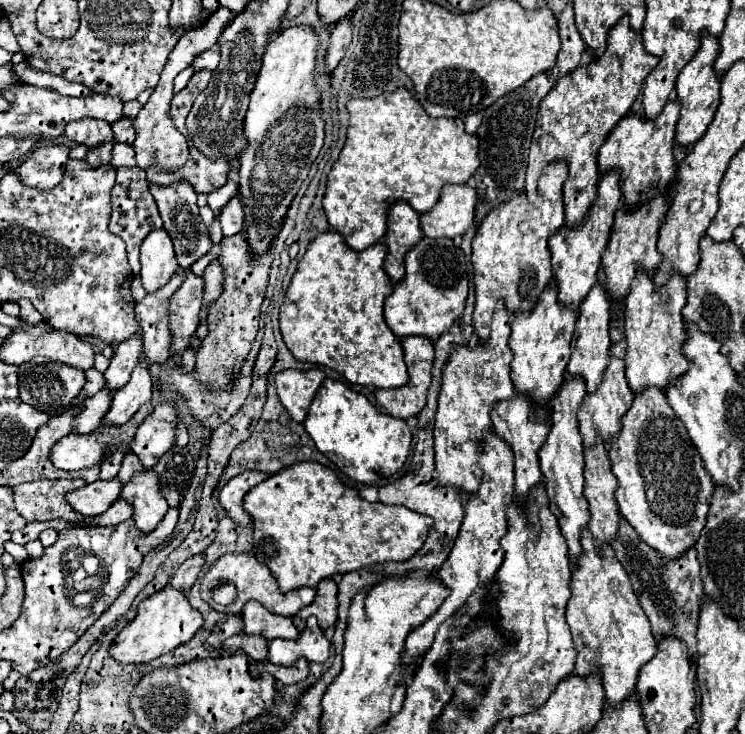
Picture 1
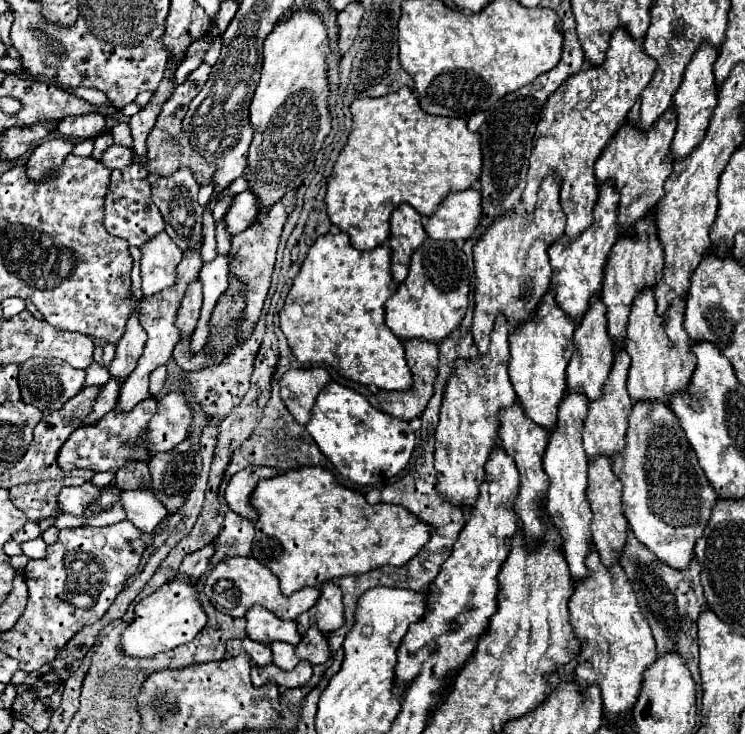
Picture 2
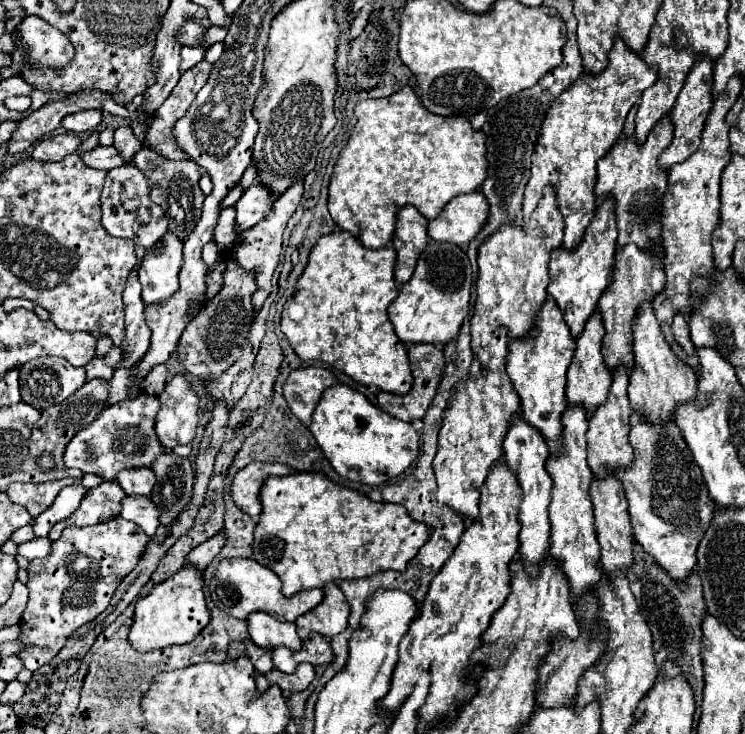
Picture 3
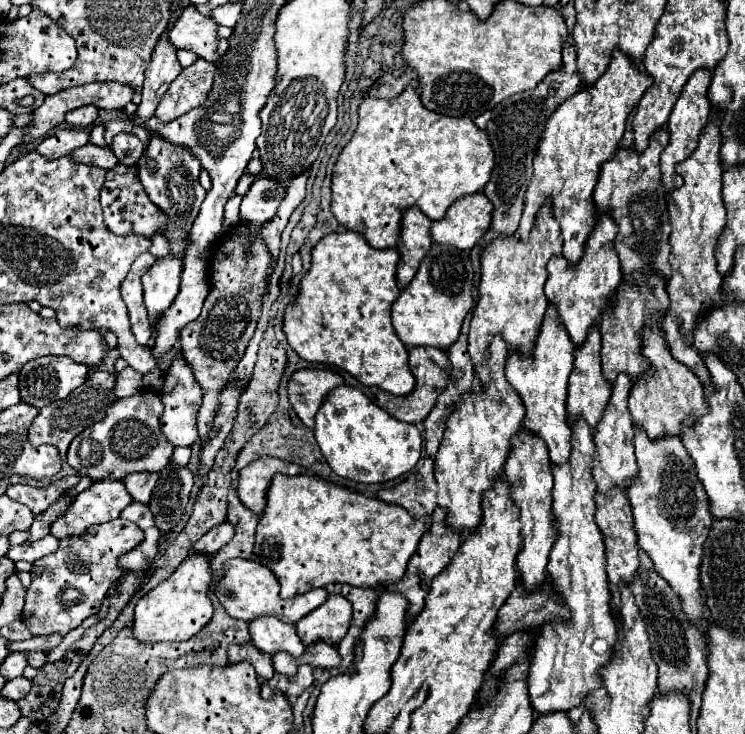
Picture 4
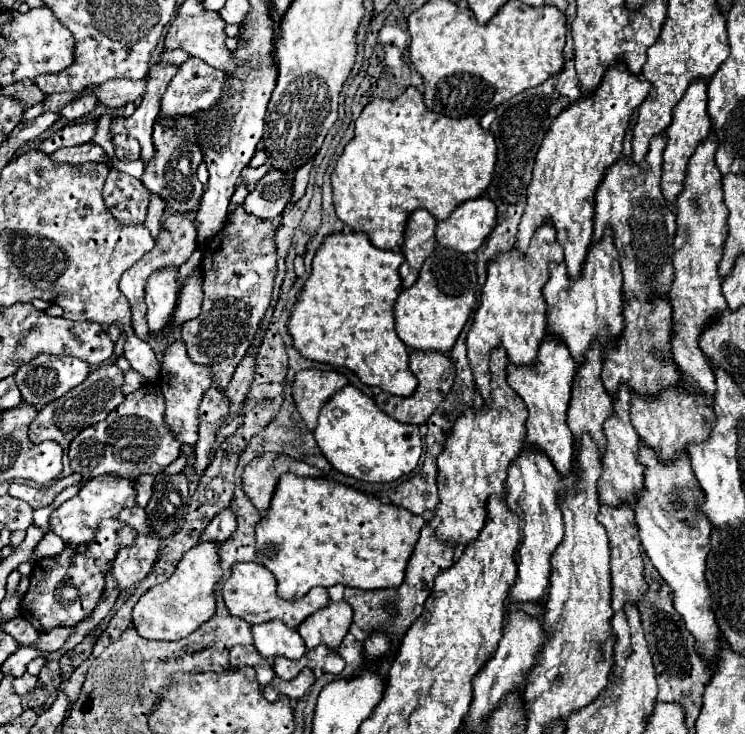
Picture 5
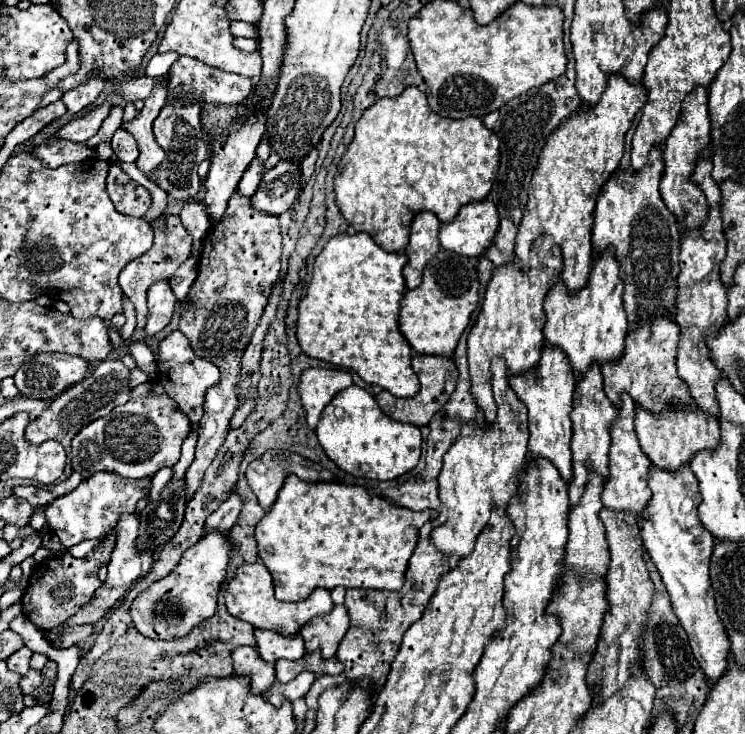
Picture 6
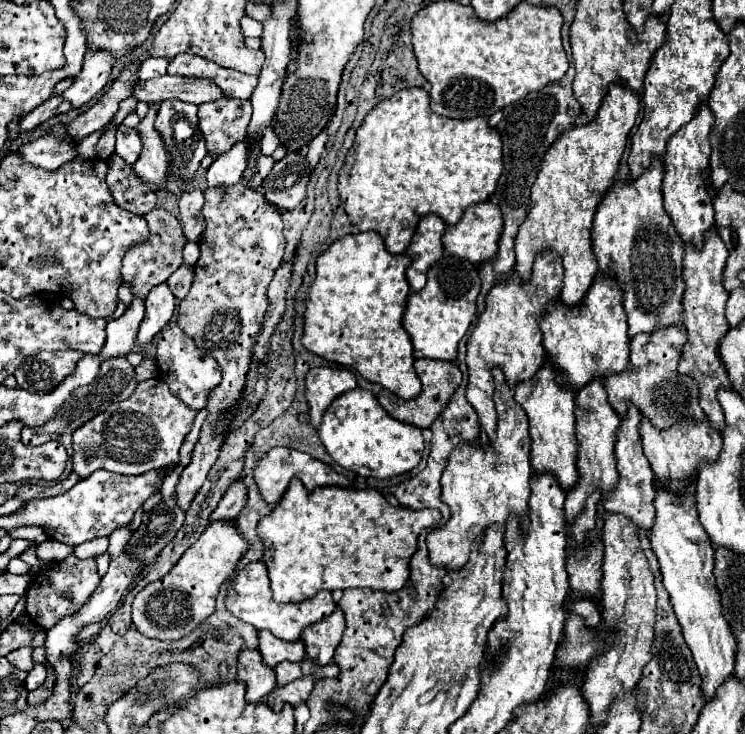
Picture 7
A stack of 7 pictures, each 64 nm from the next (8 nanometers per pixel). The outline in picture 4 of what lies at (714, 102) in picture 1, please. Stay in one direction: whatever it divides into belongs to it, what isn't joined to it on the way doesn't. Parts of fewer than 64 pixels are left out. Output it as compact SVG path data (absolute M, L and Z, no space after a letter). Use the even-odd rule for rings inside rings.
M700 70L696 72L696 76L692 76L692 80L688 80L688 84L684 86L684 92L680 94L680 100L676 104L676 108L672 110L672 116L668 120L668 134L670 134L670 144L664 148L662 156L660 156L660 170L662 170L662 186L666 188L666 192L672 192L676 188L680 188L682 184L682 176L676 172L676 164L684 162L698 146L698 136L700 132L706 128L706 124L710 122L710 102L708 102L708 86L710 86L710 72Z

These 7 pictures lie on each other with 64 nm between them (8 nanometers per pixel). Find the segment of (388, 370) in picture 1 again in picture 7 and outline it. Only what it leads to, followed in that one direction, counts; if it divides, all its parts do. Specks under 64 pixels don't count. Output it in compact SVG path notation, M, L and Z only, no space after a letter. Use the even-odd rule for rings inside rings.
M360 232L338 238L316 262L316 280L306 300L302 344L328 362L352 366L366 380L380 384L400 398L412 400L420 394L422 384L414 370L414 350L410 336L402 326L408 300L406 296L410 294L410 286L406 280L408 264L412 264L412 260L406 254L390 254L384 246L382 236L376 232Z

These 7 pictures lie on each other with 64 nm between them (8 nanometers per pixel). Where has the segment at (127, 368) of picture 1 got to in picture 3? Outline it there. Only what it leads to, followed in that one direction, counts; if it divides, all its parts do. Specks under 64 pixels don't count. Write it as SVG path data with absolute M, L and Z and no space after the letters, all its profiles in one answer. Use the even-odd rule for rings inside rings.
M140 264L132 268L128 276L128 284L122 292L124 306L126 306L126 340L124 340L126 356L122 360L122 368L132 368L148 352L148 344L152 336L144 320L144 302L140 296L142 286L138 282L138 272L140 272Z

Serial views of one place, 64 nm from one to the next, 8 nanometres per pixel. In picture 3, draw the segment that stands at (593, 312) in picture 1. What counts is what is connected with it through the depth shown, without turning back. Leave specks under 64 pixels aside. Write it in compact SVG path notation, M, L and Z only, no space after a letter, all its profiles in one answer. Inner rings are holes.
M596 312L592 320L588 320L584 332L580 334L580 340L576 340L576 352L572 358L572 364L568 368L568 386L566 386L566 398L568 404L582 406L588 414L592 414L598 406L602 406L608 398L610 386L612 386L612 374L602 362L602 336L604 336L604 326L602 326L602 316Z

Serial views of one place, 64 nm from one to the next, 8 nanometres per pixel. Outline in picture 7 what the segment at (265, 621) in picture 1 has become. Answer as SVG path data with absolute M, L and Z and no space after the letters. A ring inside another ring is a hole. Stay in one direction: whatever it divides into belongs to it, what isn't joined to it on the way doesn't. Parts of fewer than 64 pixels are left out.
M260 630L260 654L262 660L268 668L276 668L276 664L288 660L288 662L302 662L306 658L306 650L304 650L304 642L284 642L280 638L276 638L272 632L268 630Z

